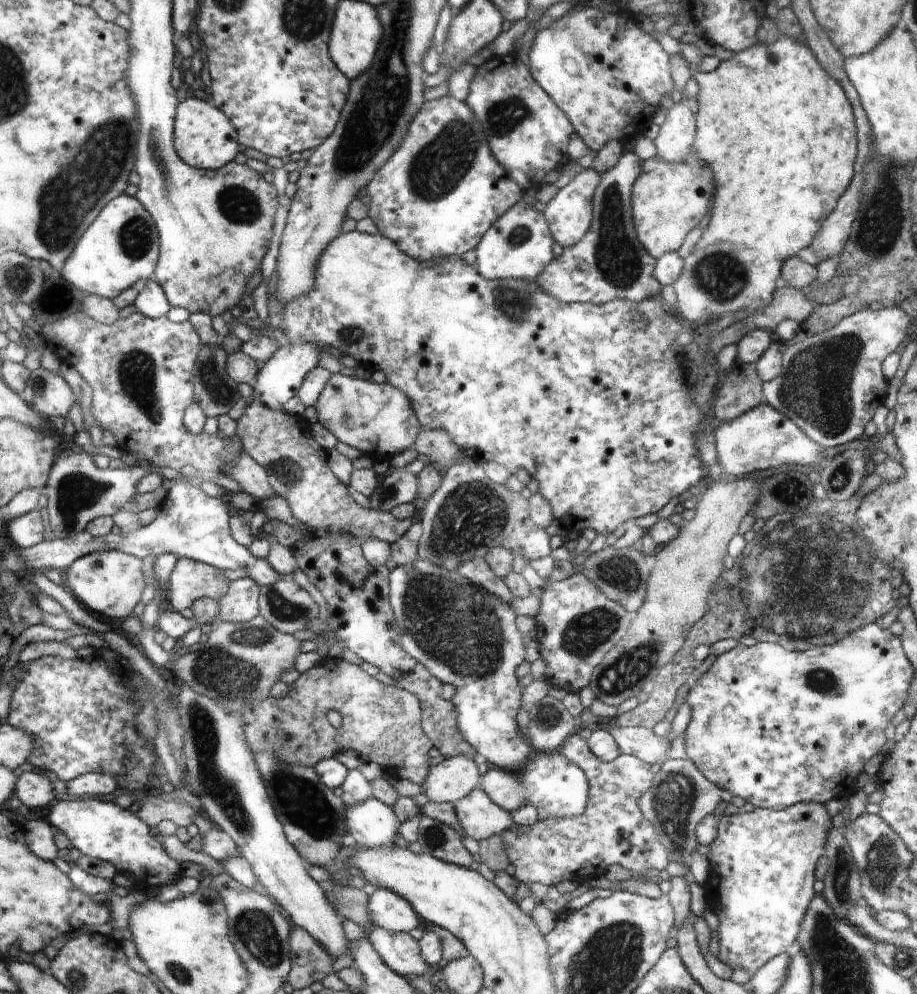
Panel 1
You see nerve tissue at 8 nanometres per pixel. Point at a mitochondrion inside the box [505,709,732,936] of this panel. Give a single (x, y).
(673, 798)

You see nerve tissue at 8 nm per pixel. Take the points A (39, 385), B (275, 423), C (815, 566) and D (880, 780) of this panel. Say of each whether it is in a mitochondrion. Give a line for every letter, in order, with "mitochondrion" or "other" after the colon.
A: mitochondrion
B: other
C: mitochondrion
D: other

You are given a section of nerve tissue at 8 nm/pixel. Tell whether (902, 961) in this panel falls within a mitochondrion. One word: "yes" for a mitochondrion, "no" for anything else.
yes

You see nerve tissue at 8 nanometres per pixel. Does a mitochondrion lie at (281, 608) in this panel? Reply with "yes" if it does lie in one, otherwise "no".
yes

